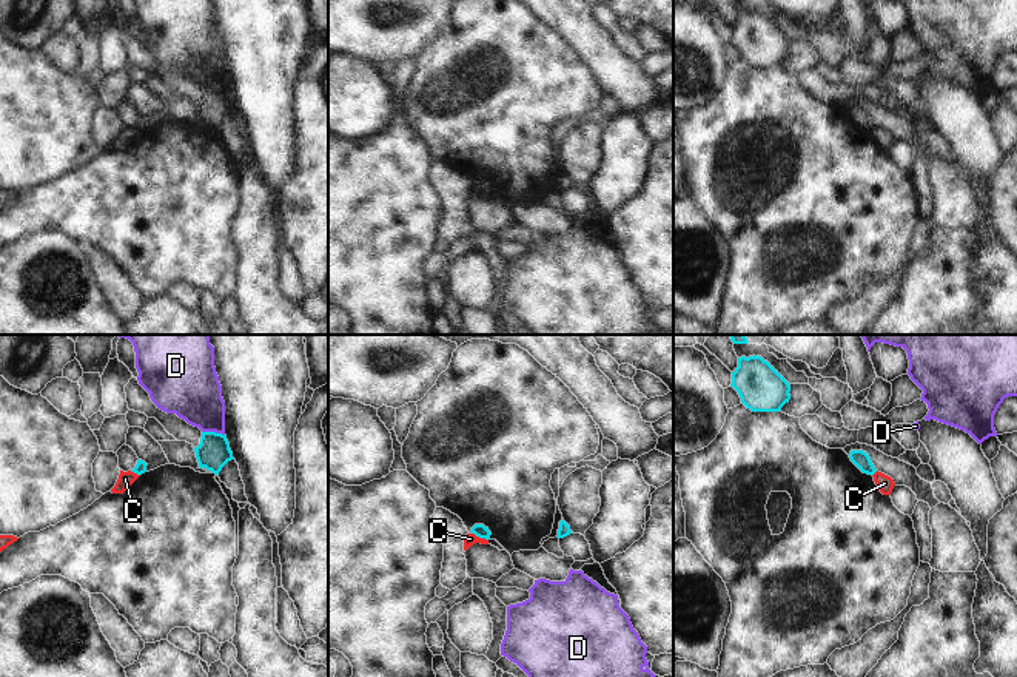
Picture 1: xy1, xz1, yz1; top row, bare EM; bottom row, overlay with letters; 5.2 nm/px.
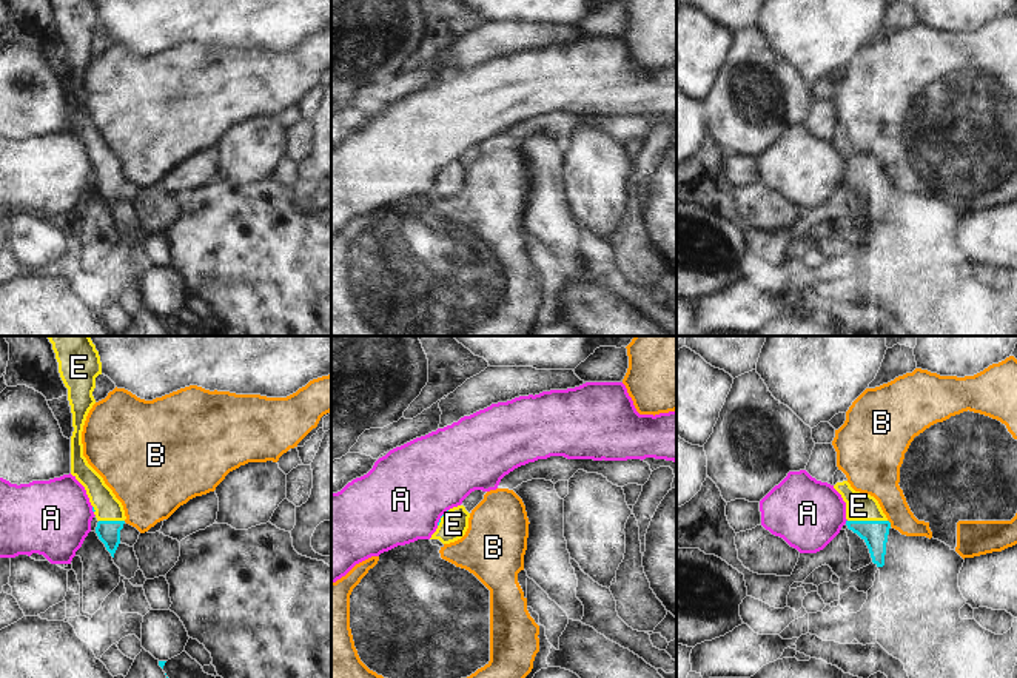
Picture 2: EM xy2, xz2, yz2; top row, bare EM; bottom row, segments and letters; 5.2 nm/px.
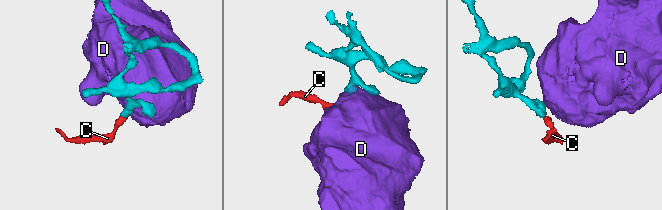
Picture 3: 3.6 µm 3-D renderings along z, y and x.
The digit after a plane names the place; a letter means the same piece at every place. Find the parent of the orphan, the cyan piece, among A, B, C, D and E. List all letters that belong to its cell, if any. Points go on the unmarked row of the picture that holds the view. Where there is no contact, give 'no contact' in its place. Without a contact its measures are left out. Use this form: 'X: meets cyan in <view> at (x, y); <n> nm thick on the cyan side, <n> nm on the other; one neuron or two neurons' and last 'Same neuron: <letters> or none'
A: meets cyan in xz2 at (441, 171); 20 nm thick on the cyan side, 460 nm on the other; two neurons
B: meets cyan in yz2 at (889, 177); 130 nm thick on the cyan side, 220 nm on the other; two neurons
C: meets cyan in xz1 at (479, 191); 70 nm thick on the cyan side, 60 nm on the other; two neurons
D: meets cyan in xy1 at (213, 87); 170 nm thick on the cyan side, 300 nm on the other; two neurons
E: meets cyan in yz2 at (868, 176); 130 nm thick on the cyan side, 140 nm on the other; one neuron
Same neuron: E

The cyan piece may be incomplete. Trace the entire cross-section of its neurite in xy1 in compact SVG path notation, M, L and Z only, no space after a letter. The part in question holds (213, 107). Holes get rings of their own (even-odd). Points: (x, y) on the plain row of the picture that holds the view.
M202 86L200 99L194 102L199 122L219 130L222 122L234 114L227 89Z

